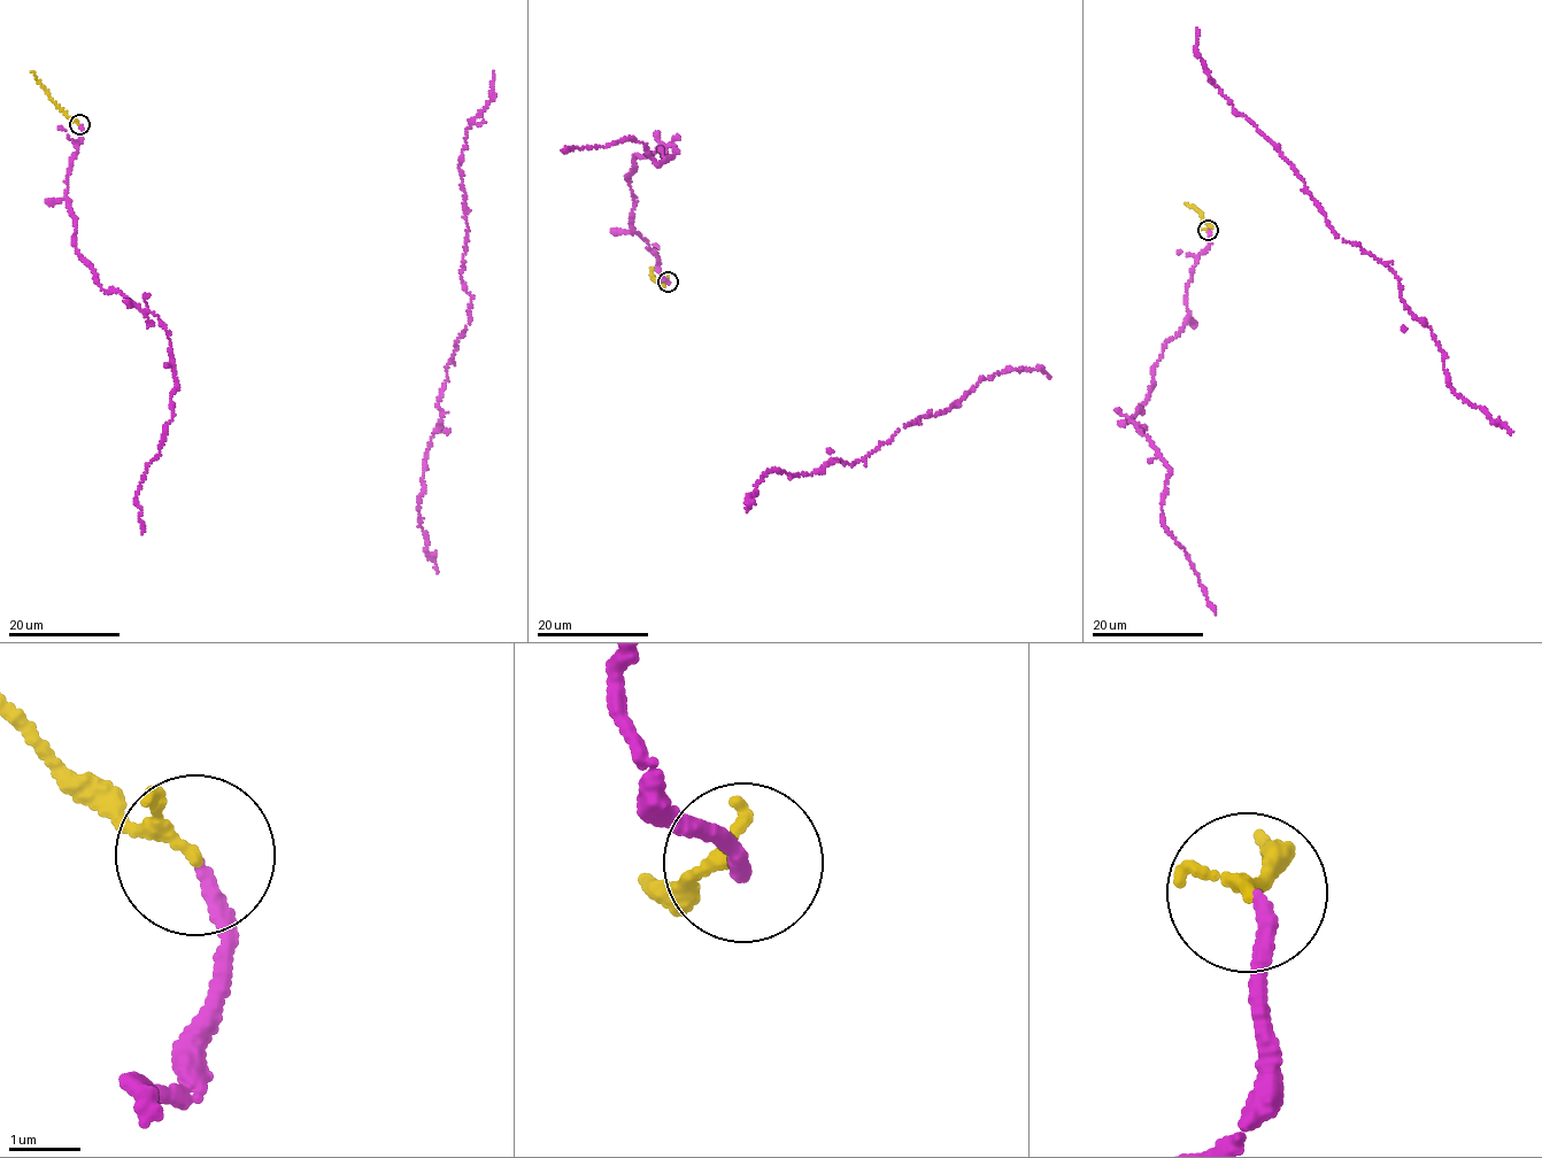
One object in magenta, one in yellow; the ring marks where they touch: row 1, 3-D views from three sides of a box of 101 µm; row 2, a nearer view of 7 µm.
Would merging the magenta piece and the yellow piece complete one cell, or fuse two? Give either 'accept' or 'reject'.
accept

